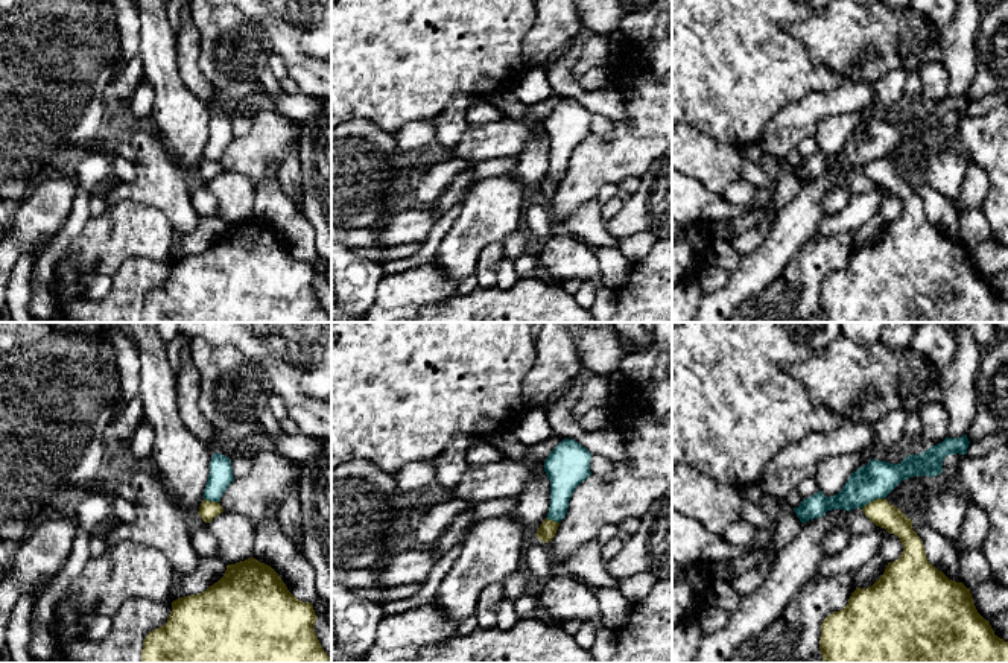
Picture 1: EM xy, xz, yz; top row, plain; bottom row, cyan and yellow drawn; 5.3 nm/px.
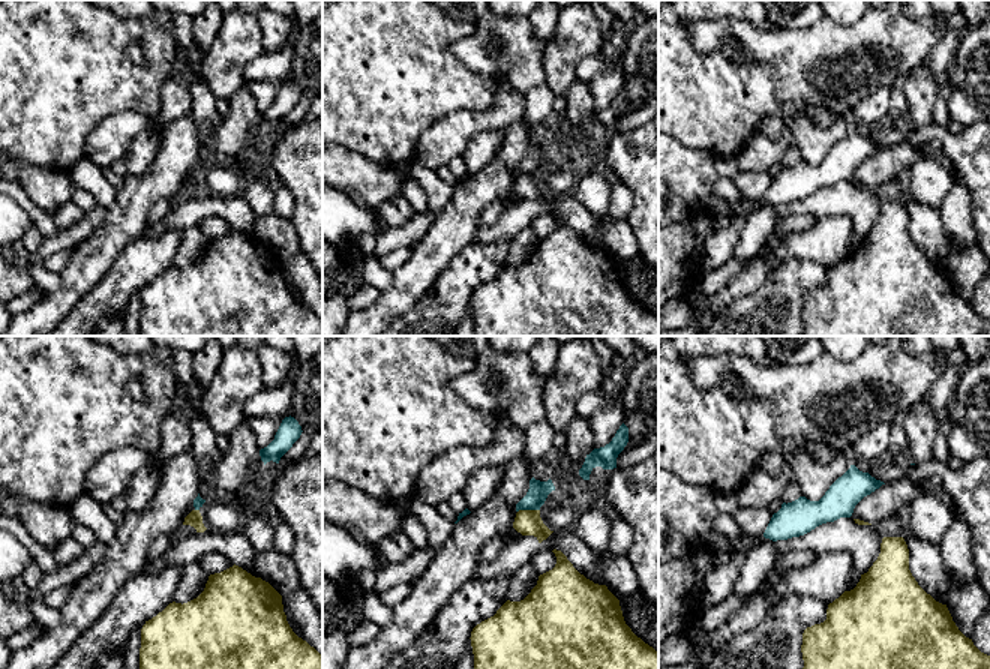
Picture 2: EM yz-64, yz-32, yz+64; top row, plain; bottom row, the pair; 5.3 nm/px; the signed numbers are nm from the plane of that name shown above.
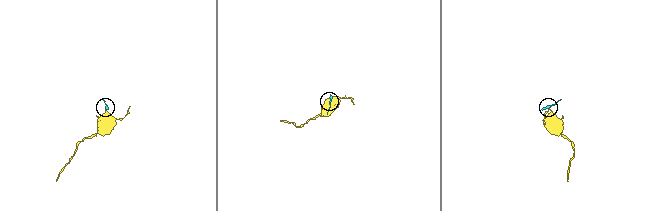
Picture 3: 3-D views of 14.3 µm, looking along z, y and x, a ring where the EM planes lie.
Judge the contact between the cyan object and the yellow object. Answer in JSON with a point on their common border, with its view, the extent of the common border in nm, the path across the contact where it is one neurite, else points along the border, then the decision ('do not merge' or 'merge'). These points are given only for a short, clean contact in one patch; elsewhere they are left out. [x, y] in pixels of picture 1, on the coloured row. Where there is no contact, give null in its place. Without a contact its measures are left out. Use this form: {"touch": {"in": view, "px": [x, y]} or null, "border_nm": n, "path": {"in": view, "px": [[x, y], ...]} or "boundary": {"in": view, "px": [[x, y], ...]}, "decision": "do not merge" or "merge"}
{"touch": {"in": "yz", "px": [873, 499]}, "border_nm": 130, "boundary": {"in": "yz", "px": [[884, 498], [876, 498], [862, 508]]}, "decision": "do not merge"}

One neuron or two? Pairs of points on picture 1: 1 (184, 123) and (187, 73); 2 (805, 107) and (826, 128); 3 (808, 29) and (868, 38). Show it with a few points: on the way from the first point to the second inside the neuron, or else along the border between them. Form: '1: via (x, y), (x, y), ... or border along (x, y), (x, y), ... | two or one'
1: border along (177, 50), (180, 78), (199, 99), (210, 105) | two
2: border along (855, 111), (823, 117), (812, 137) | two
3: via (823, 34), (853, 38) | one

